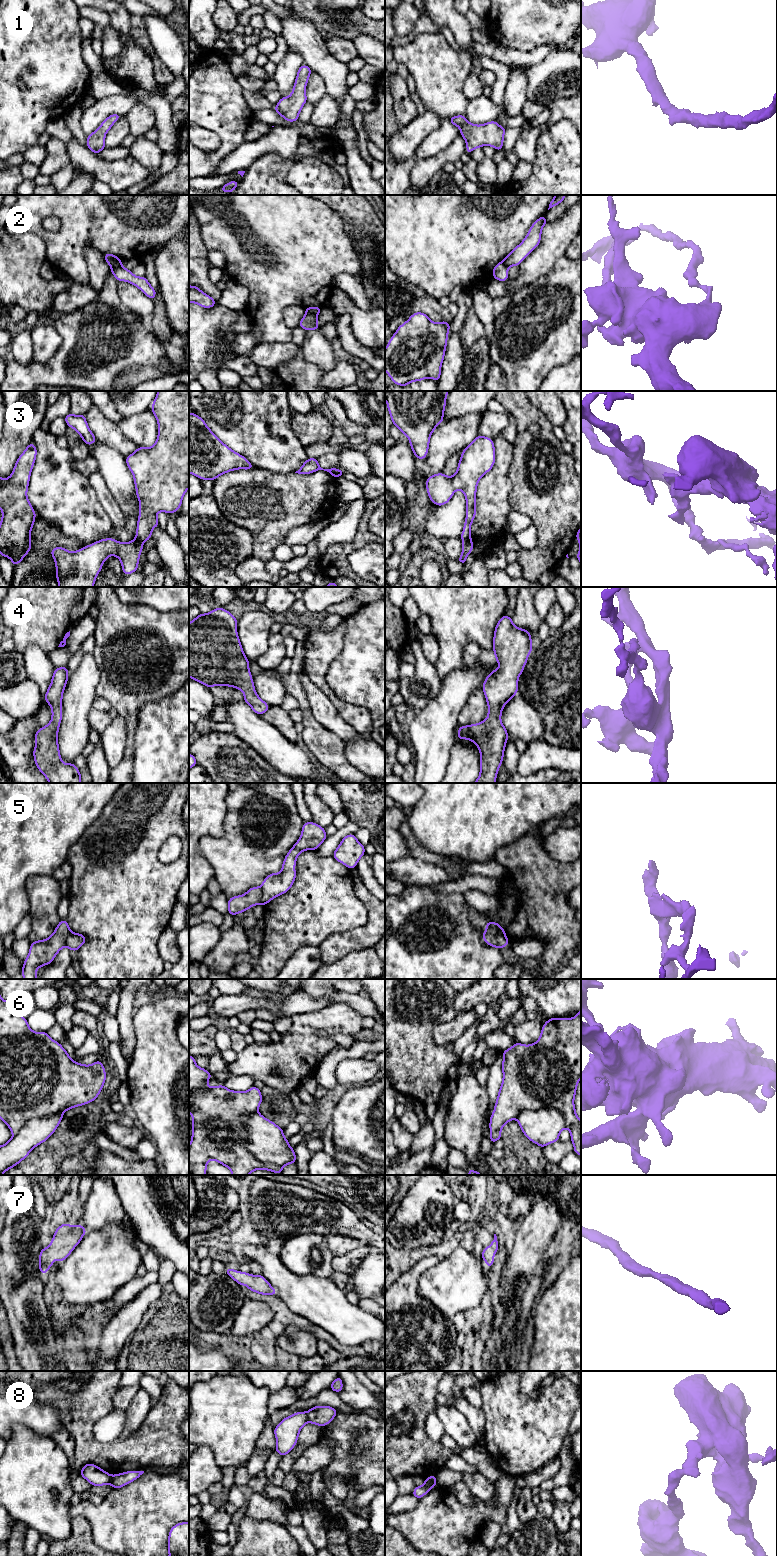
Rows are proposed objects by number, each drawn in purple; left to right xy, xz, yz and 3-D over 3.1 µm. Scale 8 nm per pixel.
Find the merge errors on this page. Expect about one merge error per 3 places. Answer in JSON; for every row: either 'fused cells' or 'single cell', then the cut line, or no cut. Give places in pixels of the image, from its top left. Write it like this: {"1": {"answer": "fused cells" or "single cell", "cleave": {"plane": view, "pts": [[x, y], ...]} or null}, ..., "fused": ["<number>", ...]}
{"1": {"answer": "single cell", "cleave": null}, "2": {"answer": "fused cells", "cleave": {"plane": "xz", "pts": [[306, 313], [316, 316]]}}, "3": {"answer": "fused cells", "cleave": {"plane": "yz", "pts": [[470, 538], [463, 541]]}}, "4": {"answer": "single cell", "cleave": null}, "5": {"answer": "fused cells", "cleave": {"plane": "yz", "pts": [[486, 931], [494, 936], [505, 936]]}}, "6": {"answer": "fused cells", "cleave": {"plane": "xz", "pts": [[243, 1116], [247, 1149], [257, 1159], [282, 1167]]}}, "7": {"answer": "single cell", "cleave": null}, "8": {"answer": "fused cells", "cleave": {"plane": "xz", "pts": [[306, 1412], [308, 1421]]}}, "fused": ["2", "3", "5", "6", "8"]}

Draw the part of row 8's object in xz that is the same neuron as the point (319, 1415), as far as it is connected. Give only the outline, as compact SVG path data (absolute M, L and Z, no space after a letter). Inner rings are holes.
M315 1406L307 1411L308 1422L326 1426L337 1415L337 1410L330 1406Z

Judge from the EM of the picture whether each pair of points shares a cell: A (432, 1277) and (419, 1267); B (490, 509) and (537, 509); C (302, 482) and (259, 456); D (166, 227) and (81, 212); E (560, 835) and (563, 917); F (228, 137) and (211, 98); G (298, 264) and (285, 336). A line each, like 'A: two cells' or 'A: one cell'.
A: two cells
B: two cells
C: two cells
D: one cell
E: two cells
F: one cell
G: one cell

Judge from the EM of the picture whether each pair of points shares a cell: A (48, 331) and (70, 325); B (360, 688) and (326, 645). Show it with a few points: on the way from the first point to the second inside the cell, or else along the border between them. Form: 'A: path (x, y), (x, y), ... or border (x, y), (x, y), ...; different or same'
A: border (52, 324), (61, 337), (61, 345), (56, 353); different
B: border (344, 635), (343, 649), (330, 664), (325, 678); different

